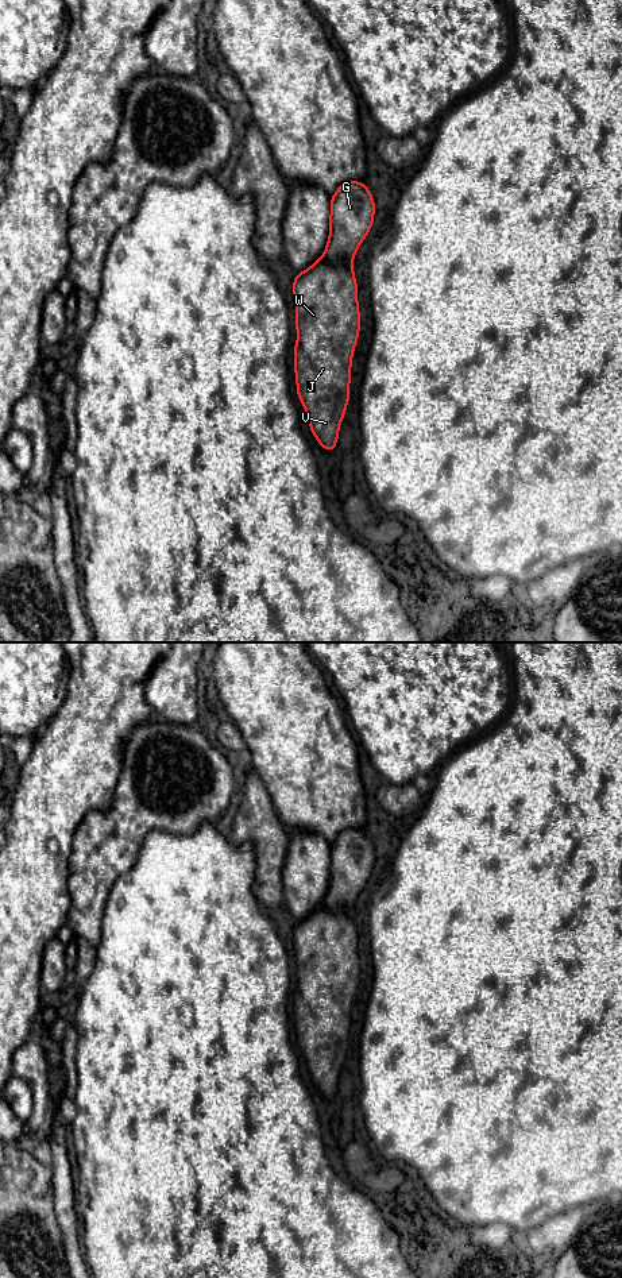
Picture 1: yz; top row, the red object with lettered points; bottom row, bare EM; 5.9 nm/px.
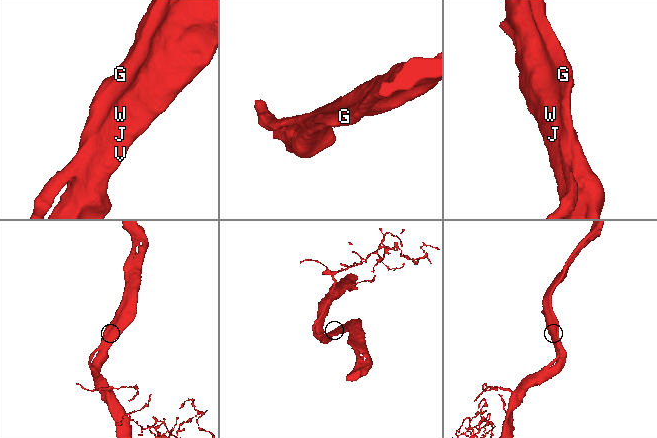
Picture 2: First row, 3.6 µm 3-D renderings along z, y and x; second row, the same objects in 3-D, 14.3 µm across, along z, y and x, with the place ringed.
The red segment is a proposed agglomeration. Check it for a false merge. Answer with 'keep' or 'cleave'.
keep

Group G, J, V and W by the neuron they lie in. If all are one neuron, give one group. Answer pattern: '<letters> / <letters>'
G J V W

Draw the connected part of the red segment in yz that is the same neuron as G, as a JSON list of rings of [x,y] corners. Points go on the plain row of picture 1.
[[[341,831],[331,845],[329,887],[324,904],[295,922],[297,1042],[312,1082],[328,1100],[336,1096],[349,1050],[354,997],[360,977],[352,908],[374,870],[375,849],[367,833]]]

